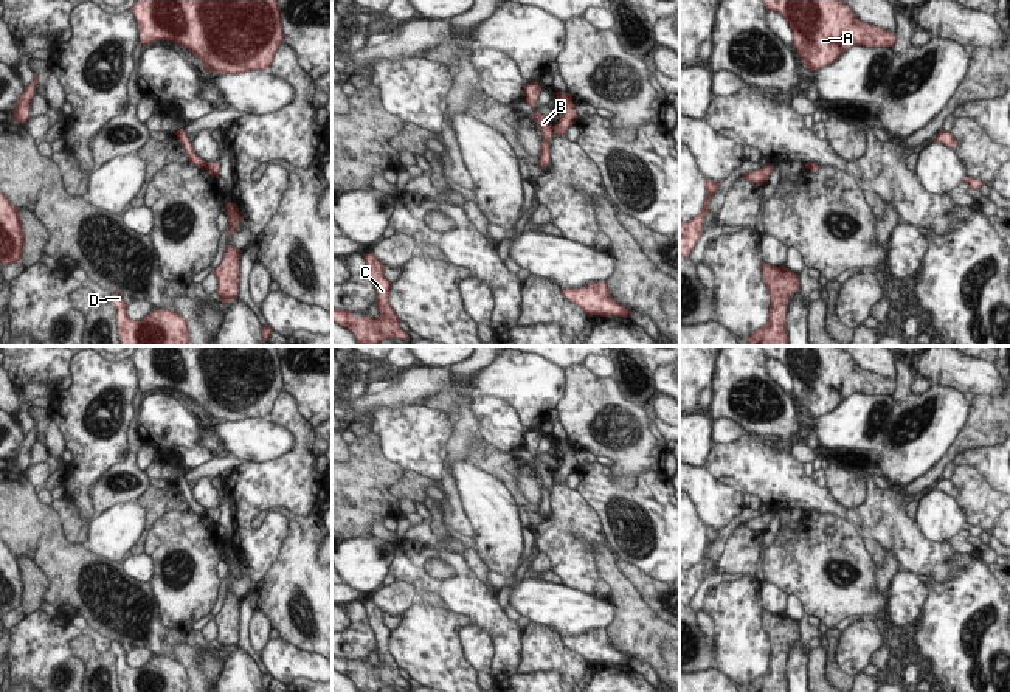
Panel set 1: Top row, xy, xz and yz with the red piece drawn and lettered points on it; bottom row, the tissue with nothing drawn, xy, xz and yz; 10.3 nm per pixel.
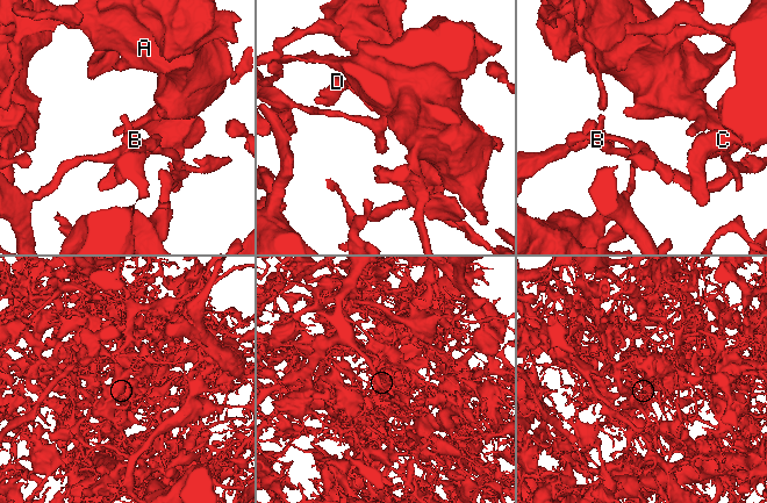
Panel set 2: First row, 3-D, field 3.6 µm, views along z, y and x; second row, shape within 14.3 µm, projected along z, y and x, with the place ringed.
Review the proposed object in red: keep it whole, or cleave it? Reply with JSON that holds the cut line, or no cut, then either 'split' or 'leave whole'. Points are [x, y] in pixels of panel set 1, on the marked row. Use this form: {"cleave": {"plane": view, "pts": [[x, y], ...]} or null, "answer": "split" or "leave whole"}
{"cleave": {"plane": "xz", "pts": [[551, 128], [554, 134]]}, "answer": "split"}

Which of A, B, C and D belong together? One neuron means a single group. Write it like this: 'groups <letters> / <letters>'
groups A C D / B

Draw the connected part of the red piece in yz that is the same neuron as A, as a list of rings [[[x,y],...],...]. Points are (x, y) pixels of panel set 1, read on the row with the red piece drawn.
[[[763,0],[788,22],[808,71],[822,70],[850,47],[892,47],[897,34],[861,22],[842,0]]]

